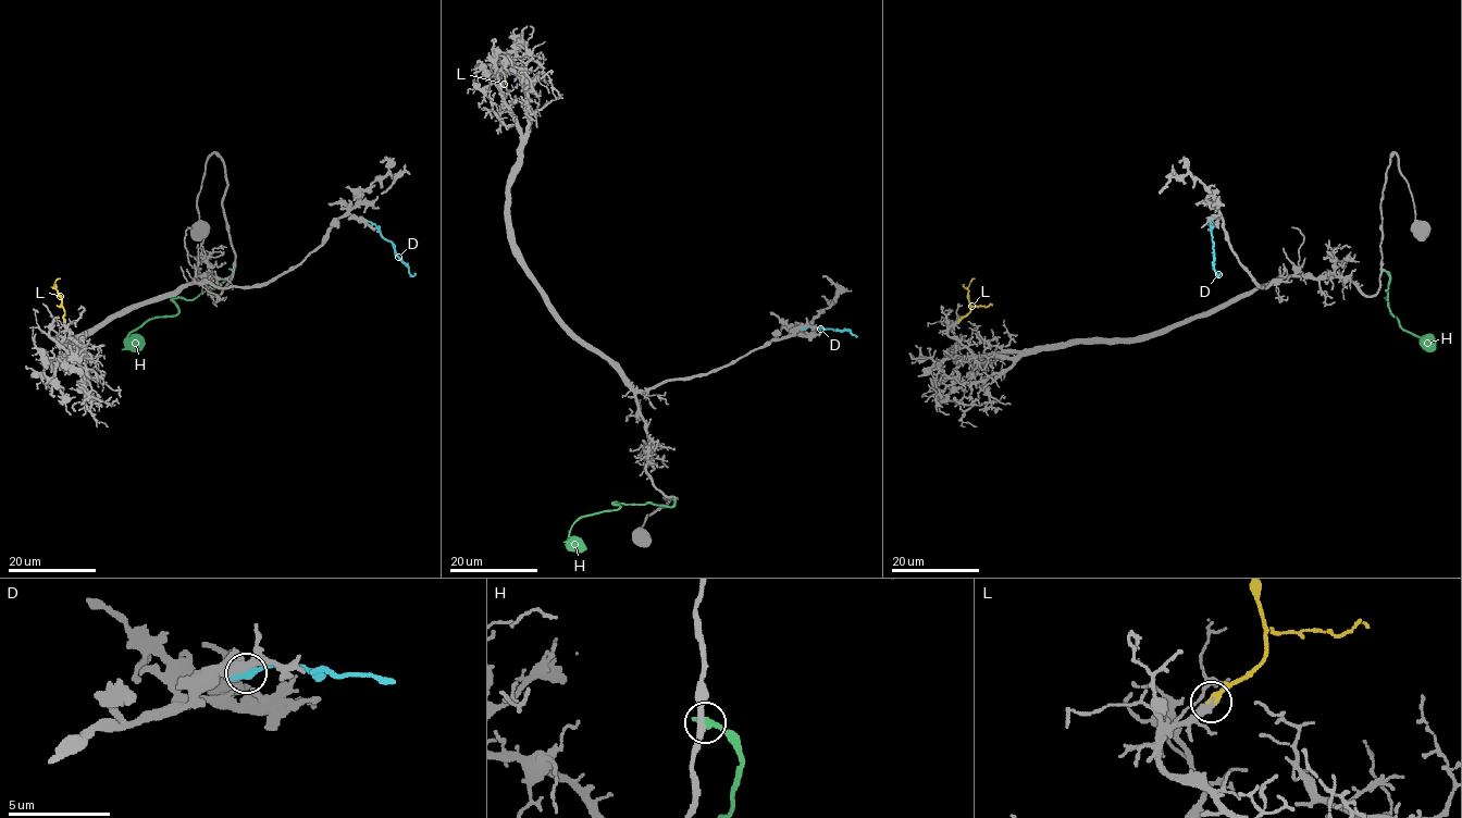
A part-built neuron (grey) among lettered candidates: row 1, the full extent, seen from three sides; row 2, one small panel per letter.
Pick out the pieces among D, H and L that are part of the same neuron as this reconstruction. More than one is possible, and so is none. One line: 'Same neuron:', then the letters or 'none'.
Same neuron: L

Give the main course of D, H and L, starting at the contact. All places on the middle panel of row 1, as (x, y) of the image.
D: (804, 327), (850, 330), (857, 336)
H: (674, 499), (670, 507), (616, 503), (619, 506), (617, 509), (581, 517), (570, 532), (578, 540), (580, 552)
L: (506, 75), (506, 87), (496, 85), (502, 91)

